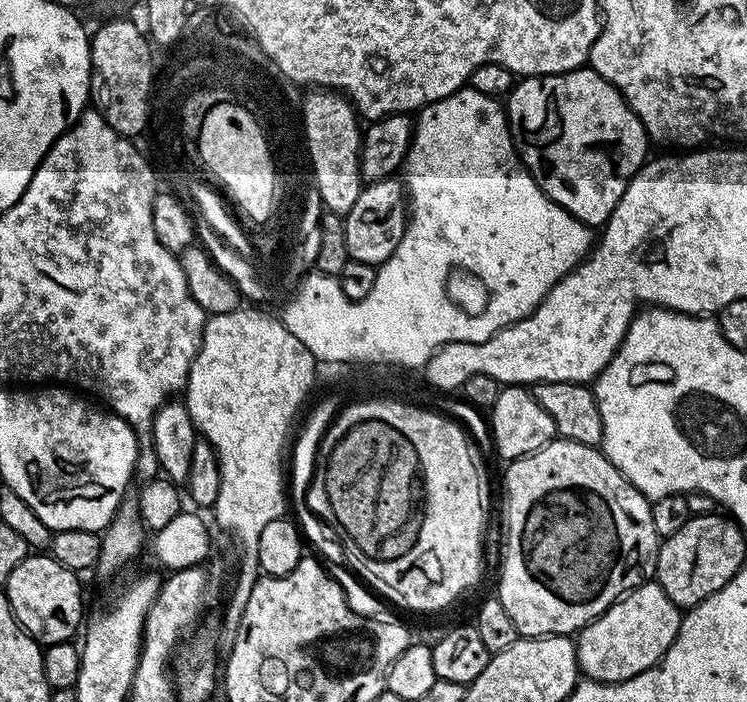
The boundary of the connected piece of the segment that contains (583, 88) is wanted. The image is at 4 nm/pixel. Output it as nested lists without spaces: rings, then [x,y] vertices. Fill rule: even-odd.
[[[590,66],[576,68],[573,72],[560,72],[556,76],[526,76],[508,93],[506,115],[516,154],[542,191],[584,224],[607,224],[628,181],[646,163],[650,147],[642,122],[634,110],[630,110],[620,91]]]

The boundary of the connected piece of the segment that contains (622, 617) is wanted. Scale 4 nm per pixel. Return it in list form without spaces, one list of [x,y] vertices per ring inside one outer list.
[[[645,582],[624,593],[596,620],[581,628],[575,637],[581,673],[600,684],[617,684],[653,668],[666,654],[680,629],[681,609],[655,582]]]

